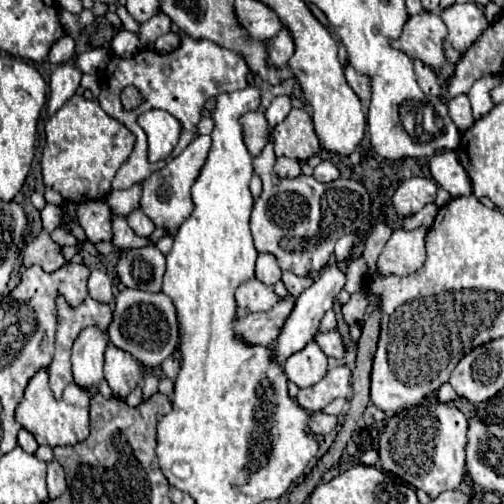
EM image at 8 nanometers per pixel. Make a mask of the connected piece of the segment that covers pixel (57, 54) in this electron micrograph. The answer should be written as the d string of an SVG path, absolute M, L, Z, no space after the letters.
M64 34L60 40L56 40L48 52L48 60L54 64L64 64L72 56L74 56L74 40L68 34Z

